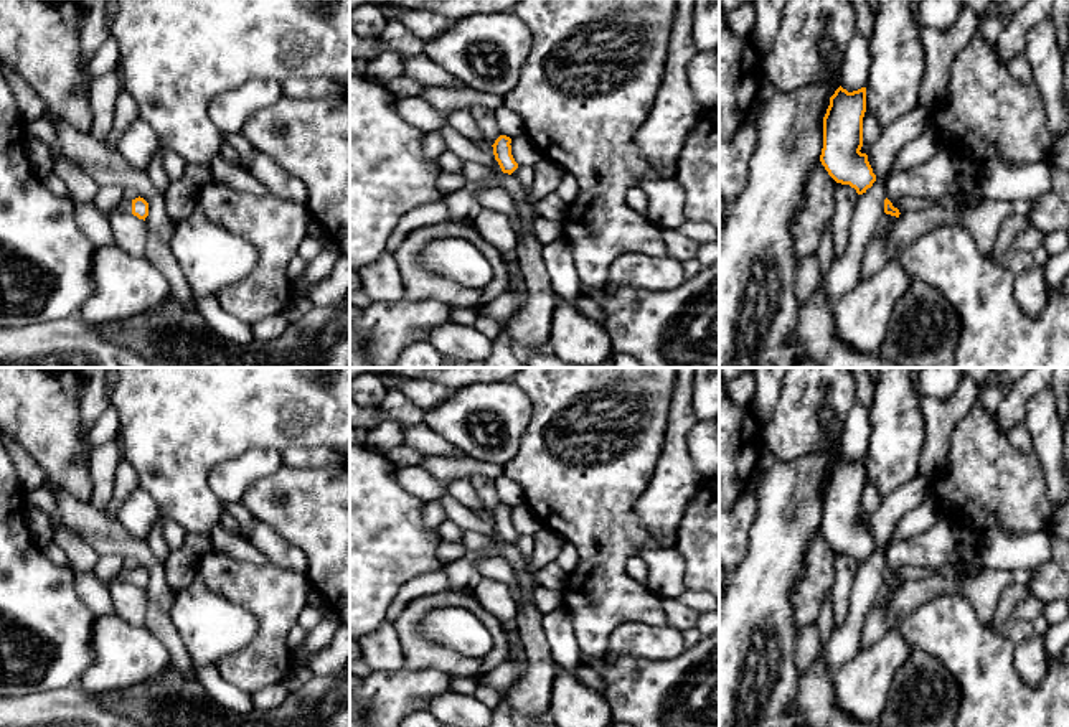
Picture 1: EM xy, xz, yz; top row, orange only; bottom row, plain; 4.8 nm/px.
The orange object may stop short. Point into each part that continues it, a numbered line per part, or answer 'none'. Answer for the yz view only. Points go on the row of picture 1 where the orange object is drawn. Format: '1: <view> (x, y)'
none

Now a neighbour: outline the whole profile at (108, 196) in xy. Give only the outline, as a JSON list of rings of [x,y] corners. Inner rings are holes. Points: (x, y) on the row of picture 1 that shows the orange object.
[[[102,185],[94,198],[94,204],[106,214],[111,213],[114,206],[122,201],[124,186],[122,185]]]

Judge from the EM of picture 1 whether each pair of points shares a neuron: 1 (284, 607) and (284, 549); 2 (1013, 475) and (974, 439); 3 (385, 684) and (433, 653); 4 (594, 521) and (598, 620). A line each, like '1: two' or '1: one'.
1: two
2: one
3: two
4: one

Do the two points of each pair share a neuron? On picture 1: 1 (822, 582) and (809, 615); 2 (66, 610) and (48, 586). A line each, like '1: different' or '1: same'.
1: same
2: same

